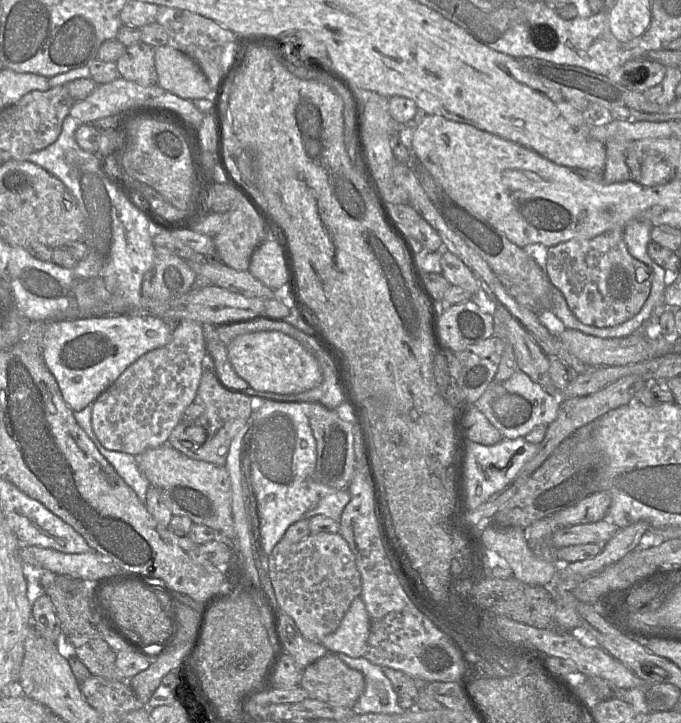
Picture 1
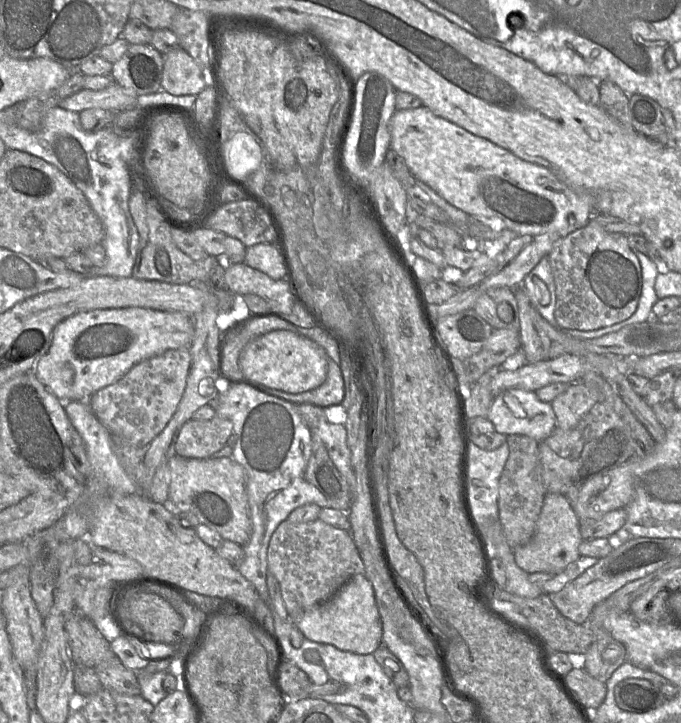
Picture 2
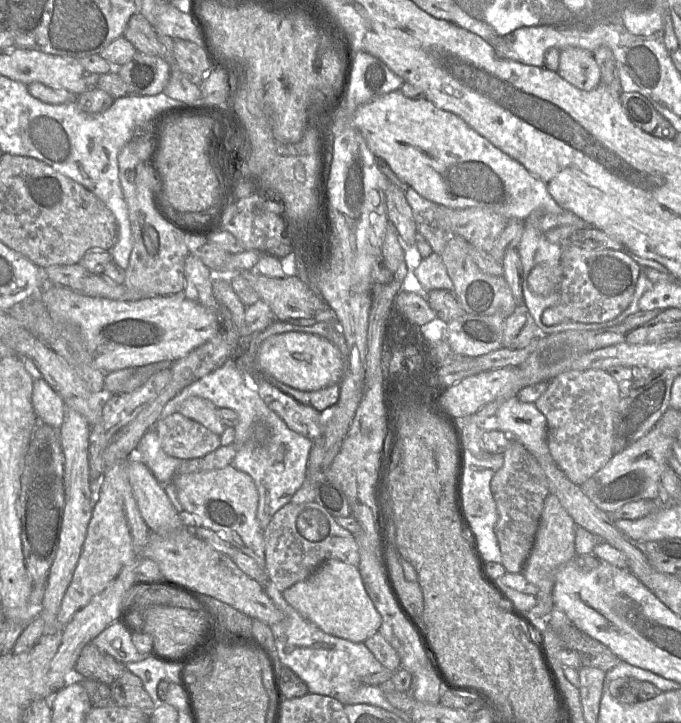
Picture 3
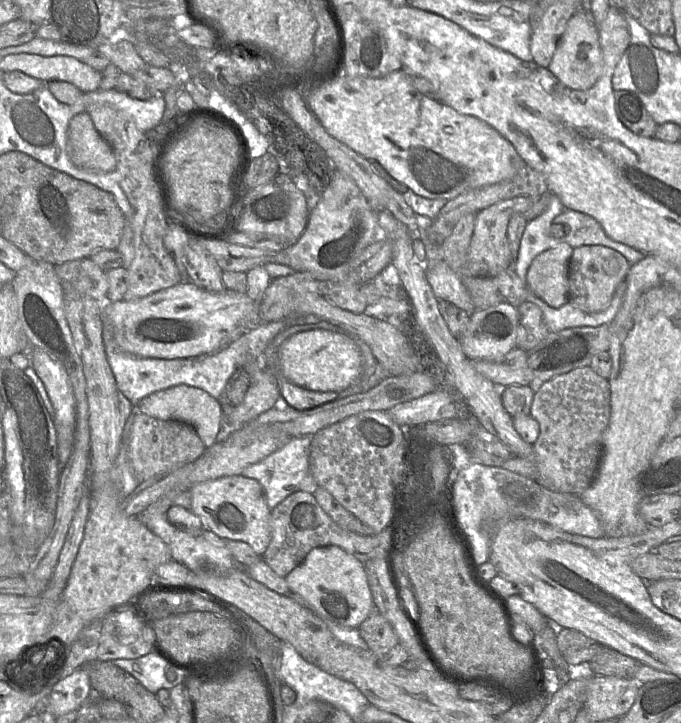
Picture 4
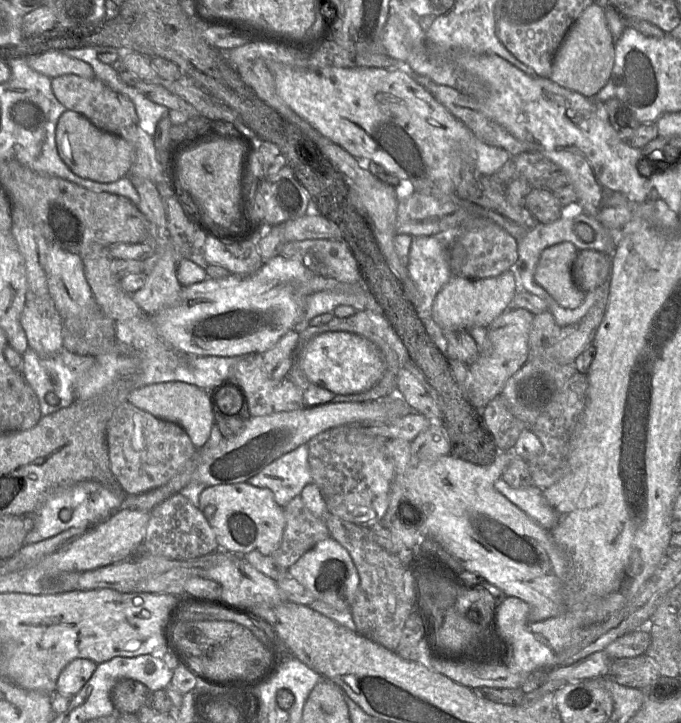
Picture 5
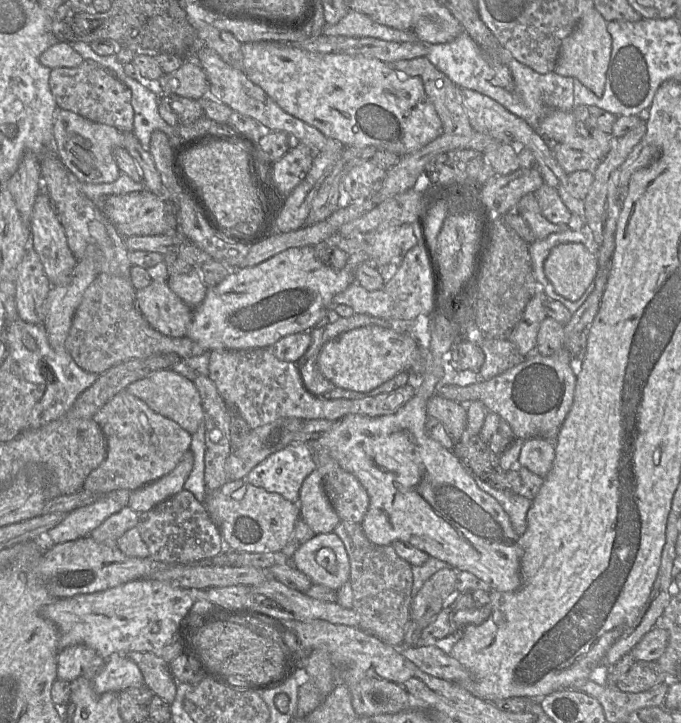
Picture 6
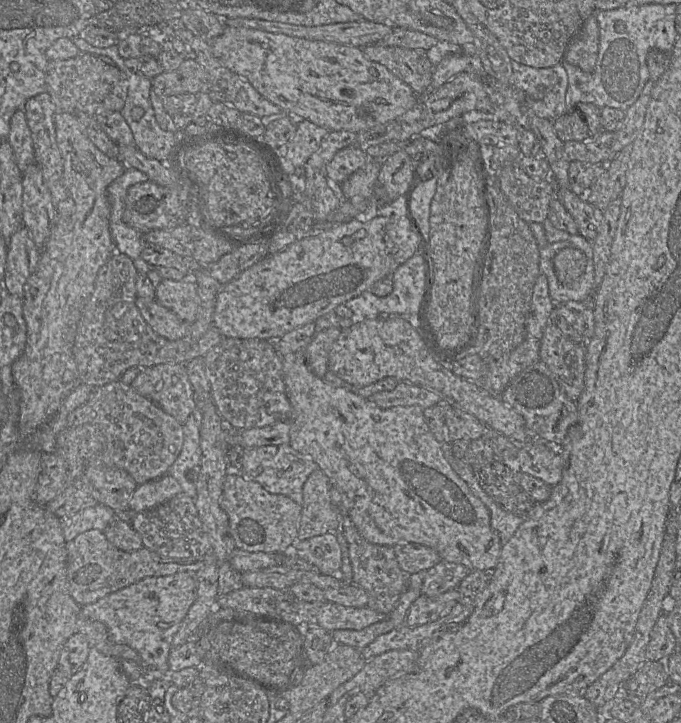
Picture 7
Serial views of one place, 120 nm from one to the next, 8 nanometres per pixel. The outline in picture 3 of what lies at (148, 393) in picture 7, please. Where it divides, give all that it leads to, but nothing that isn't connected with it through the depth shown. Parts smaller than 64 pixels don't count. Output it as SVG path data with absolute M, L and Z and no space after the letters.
M192 396L181 404L178 413L202 424L211 432L221 436L226 427L220 420L219 409L206 398Z

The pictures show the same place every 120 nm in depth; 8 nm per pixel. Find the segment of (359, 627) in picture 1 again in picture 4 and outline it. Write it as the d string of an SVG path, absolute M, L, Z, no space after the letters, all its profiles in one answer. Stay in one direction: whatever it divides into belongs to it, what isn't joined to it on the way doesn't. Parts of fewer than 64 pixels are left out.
M338 546L312 549L285 579L290 591L304 598L324 622L358 628L375 610L364 564Z

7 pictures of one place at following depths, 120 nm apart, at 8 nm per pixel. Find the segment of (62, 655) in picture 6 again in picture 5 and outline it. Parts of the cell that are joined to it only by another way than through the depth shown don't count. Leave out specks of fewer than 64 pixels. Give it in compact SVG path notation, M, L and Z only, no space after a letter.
M86 658L71 661L60 673L56 692L68 697L74 696L89 680L97 664Z

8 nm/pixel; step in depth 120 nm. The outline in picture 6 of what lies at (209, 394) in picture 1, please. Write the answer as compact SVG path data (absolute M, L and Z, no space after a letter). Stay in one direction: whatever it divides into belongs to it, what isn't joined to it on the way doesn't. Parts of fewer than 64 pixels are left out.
M127 390L116 394L93 417L107 444L105 460L83 483L83 489L96 494L126 489L134 491L171 472L189 450L192 434L175 421L153 411Z

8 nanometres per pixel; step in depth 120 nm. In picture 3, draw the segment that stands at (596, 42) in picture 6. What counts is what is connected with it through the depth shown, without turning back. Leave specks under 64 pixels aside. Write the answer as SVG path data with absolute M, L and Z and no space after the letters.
M568 47L560 51L557 73L572 86L591 91L600 83L600 68L594 54L581 48Z

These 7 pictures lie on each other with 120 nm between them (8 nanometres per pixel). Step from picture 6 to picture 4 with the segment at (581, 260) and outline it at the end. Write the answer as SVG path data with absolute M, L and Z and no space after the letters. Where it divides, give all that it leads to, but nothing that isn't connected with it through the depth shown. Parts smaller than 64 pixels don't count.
M560 243L537 255L527 272L532 292L553 308L569 300L569 262L574 248Z

